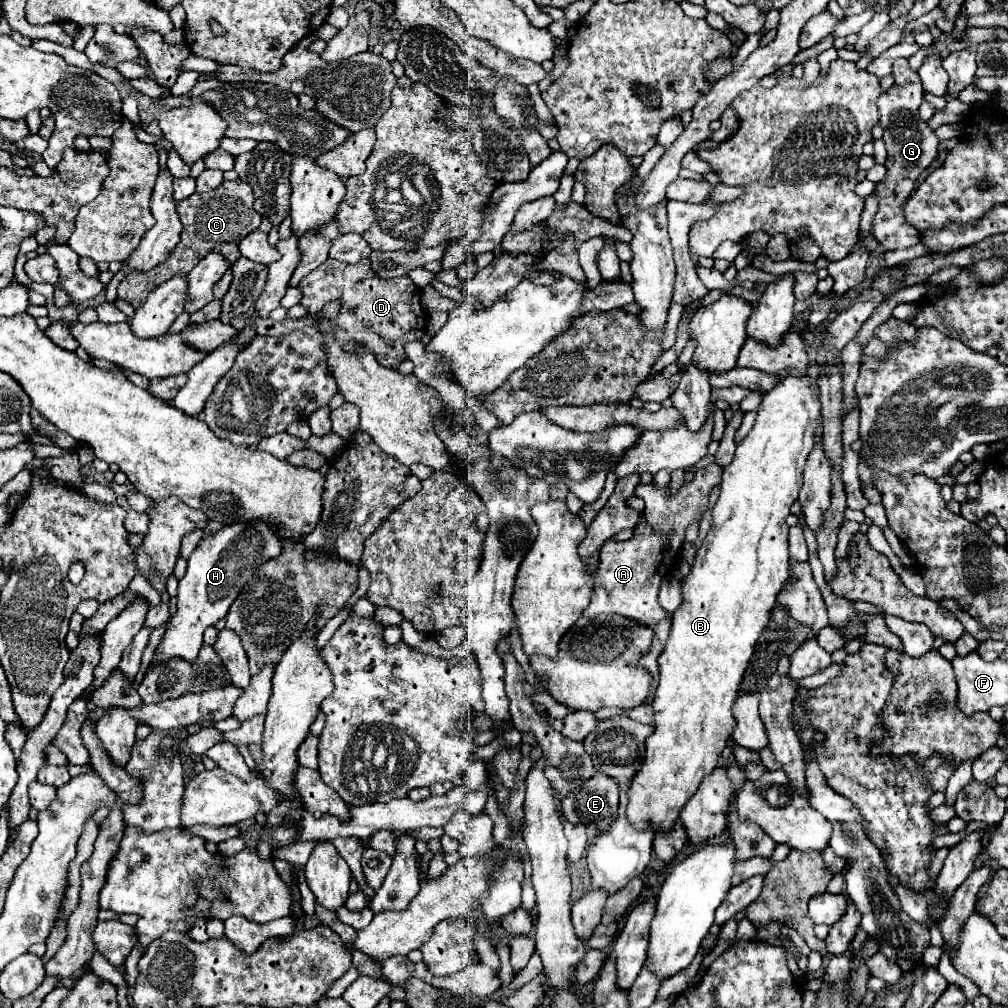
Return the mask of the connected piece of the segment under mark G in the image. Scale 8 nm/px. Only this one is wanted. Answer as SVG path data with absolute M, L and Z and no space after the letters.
M900 59L900 65L894 65L894 87L886 91L878 99L878 109L880 109L880 125L884 127L884 141L888 149L888 159L886 159L886 169L888 177L876 185L878 193L878 213L872 223L872 233L874 237L886 247L886 249L904 249L920 243L918 231L906 223L904 219L904 203L908 195L914 191L916 179L922 177L924 169L932 163L932 159L938 153L938 139L934 131L928 129L924 121L918 117L918 107L922 103L922 83L916 71L908 67L906 59Z

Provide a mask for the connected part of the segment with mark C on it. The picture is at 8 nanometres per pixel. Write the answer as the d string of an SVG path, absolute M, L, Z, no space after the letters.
M224 181L218 189L206 191L206 193L194 193L190 199L186 199L190 205L186 211L180 211L180 221L184 225L182 229L182 237L178 241L178 245L172 249L170 257L166 261L162 261L162 265L156 265L150 271L132 271L120 285L118 285L118 295L130 303L134 309L138 305L146 303L148 293L172 279L178 273L190 273L190 269L194 269L198 265L198 261L202 261L202 257L206 257L206 253L210 251L220 251L222 255L226 253L226 259L230 259L230 263L234 263L240 253L238 253L238 243L242 237L246 237L250 231L260 227L260 215L254 211L252 203L254 203L254 193L250 189L250 185L242 183L242 181Z

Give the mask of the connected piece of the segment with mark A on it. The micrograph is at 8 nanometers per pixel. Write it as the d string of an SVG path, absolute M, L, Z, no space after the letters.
M710 463L708 467L698 469L694 473L692 481L682 481L678 493L670 493L668 487L656 487L654 483L638 485L634 495L638 495L640 499L646 501L646 509L644 509L642 519L634 527L634 537L624 543L610 539L600 549L600 569L596 575L596 587L594 587L592 601L590 601L588 609L584 611L584 615L592 617L592 615L600 615L600 613L618 613L618 615L630 617L630 619L638 621L640 625L646 625L648 629L654 631L652 647L646 655L642 655L644 667L652 673L650 695L646 697L644 705L652 703L652 697L654 697L654 691L658 685L656 659L666 645L666 637L668 637L670 625L672 625L670 613L666 613L658 603L660 583L662 583L664 573L668 573L668 569L676 561L676 555L684 543L686 529L692 523L700 523L700 519L704 517L704 513L708 509L708 501L710 501L710 491L714 489L714 485L720 483L720 473L722 473L722 467L716 463Z

